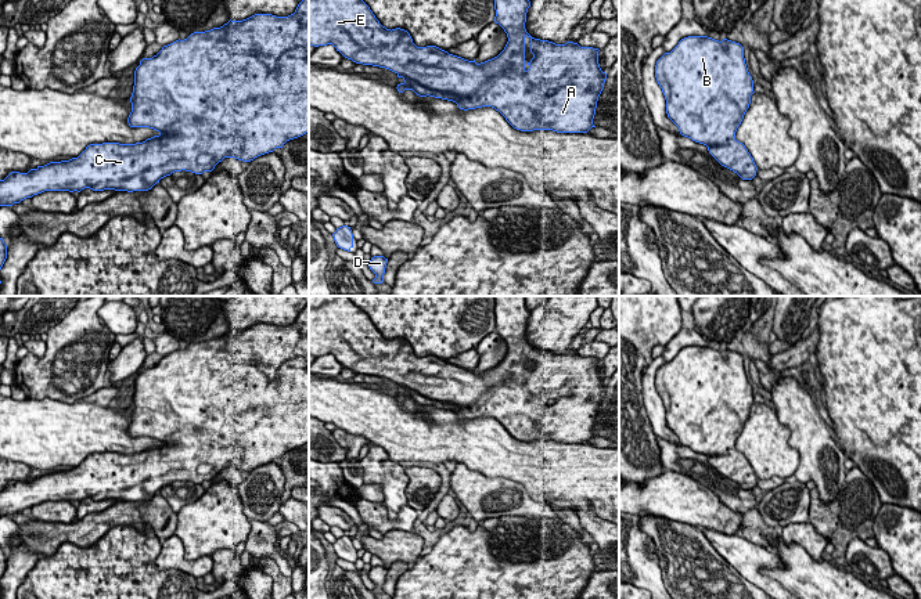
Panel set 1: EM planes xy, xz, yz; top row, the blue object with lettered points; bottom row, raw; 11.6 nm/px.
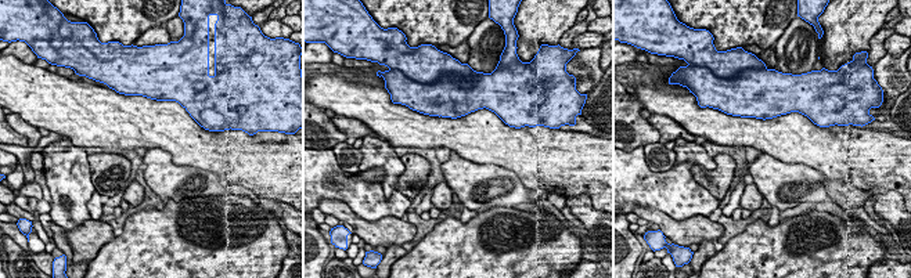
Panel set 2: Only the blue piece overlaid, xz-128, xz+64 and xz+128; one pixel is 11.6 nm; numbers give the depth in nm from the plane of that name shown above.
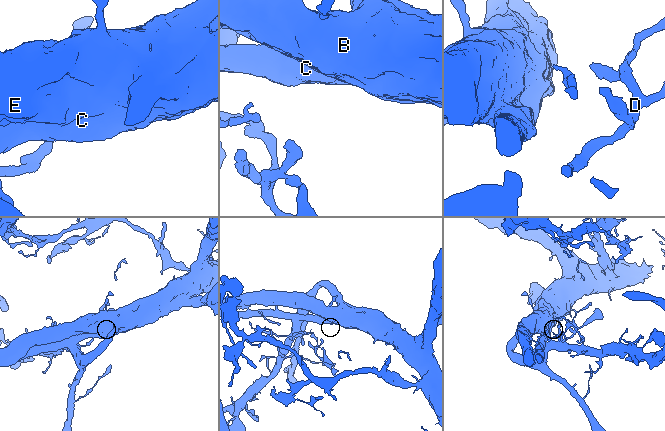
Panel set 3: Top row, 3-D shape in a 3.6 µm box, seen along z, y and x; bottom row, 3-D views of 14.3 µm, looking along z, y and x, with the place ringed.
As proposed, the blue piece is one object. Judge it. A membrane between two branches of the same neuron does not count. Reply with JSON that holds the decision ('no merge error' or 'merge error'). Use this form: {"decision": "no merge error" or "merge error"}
{"decision": "no merge error"}

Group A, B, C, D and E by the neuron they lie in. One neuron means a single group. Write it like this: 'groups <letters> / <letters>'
groups A B C D E

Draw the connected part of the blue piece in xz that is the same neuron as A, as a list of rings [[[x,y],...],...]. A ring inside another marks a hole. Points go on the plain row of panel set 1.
[[[309,296],[309,356],[332,354],[345,368],[356,374],[389,379],[404,391],[397,401],[413,400],[420,407],[435,407],[468,421],[492,416],[517,440],[553,440],[557,443],[587,443],[593,434],[597,411],[607,383],[598,374],[598,358],[566,351],[555,354],[532,347],[526,339],[530,311],[525,296],[494,296],[494,332],[507,343],[504,360],[494,368],[476,374],[436,357],[417,357],[404,339],[386,339],[370,317],[349,296]],[[525,347],[530,349],[533,368],[525,379]]]

